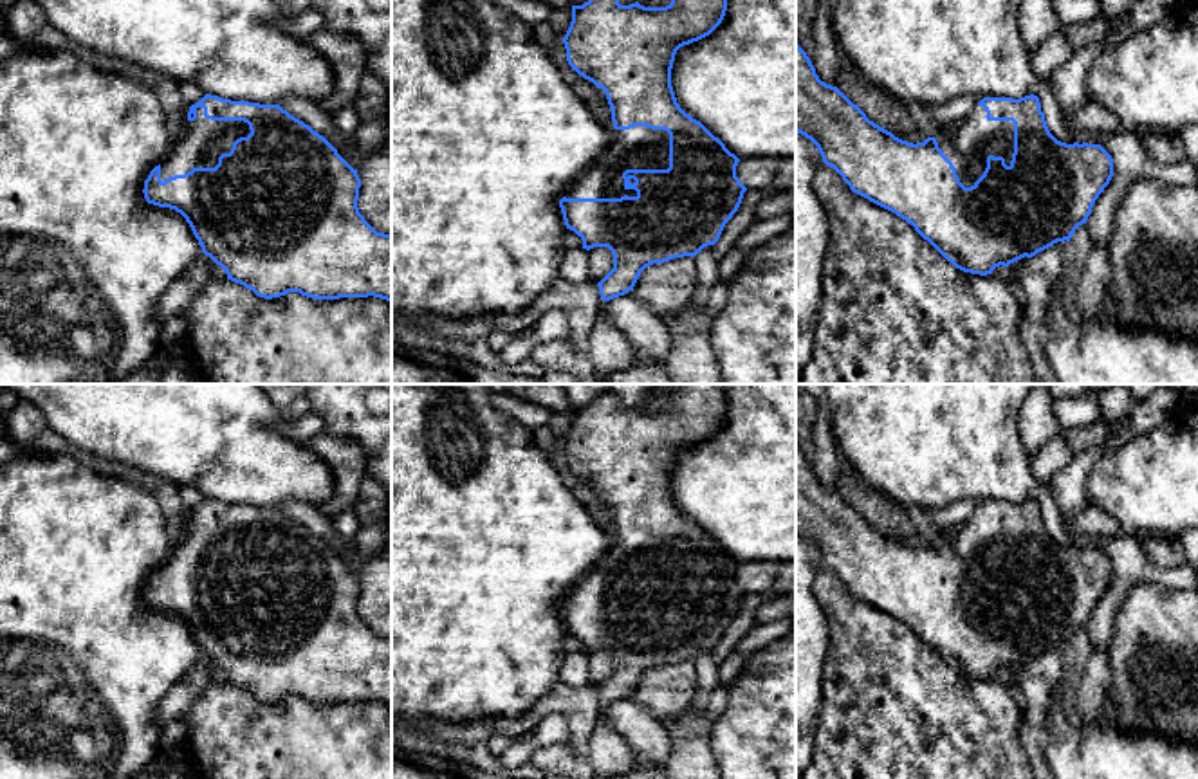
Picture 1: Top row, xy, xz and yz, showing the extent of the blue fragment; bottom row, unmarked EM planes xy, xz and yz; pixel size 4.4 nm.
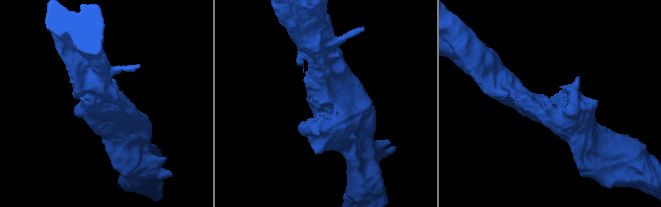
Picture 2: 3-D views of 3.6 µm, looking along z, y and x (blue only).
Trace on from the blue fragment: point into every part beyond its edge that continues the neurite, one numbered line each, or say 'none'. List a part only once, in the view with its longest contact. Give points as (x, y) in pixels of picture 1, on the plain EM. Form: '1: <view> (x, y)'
1: xz (637, 552)

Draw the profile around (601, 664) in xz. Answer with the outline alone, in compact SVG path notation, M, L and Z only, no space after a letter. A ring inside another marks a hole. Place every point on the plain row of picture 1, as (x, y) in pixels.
M594 651L588 655L590 685L599 687L613 673L613 658L608 651Z

